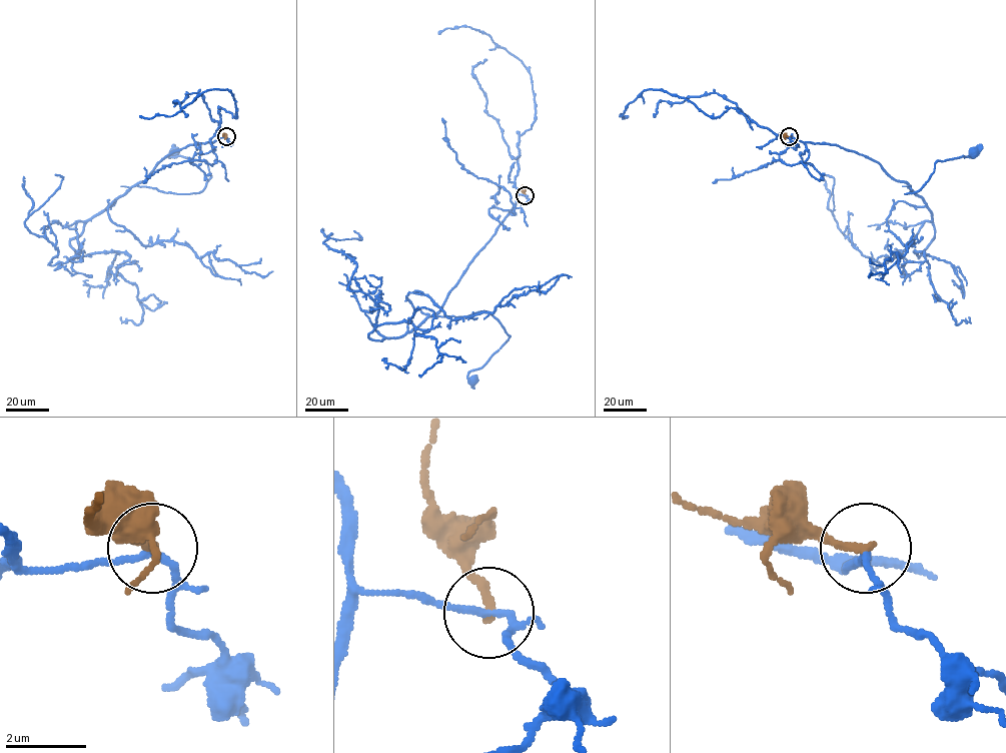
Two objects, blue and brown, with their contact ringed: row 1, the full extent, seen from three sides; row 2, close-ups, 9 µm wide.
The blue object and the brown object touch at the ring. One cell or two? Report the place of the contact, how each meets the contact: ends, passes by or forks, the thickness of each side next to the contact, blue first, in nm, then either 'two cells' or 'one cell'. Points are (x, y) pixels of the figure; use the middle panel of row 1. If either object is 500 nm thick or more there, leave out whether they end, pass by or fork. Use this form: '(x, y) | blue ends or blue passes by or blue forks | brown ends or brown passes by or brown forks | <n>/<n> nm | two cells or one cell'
(525, 195) | blue passes by | brown ends | 150/200 nm | two cells

